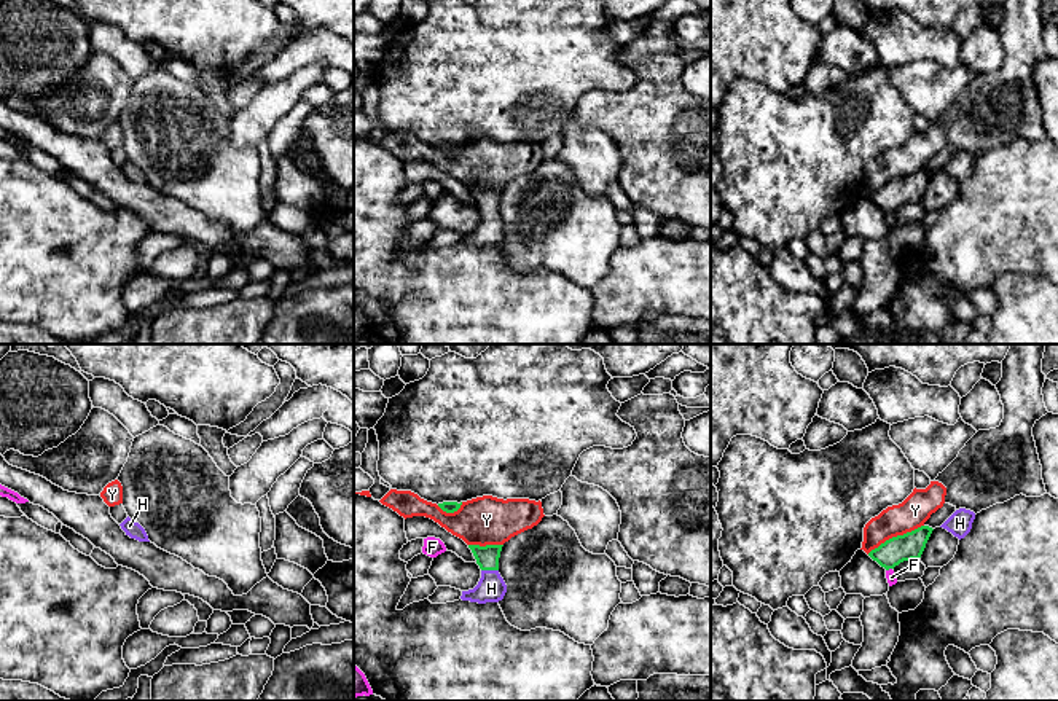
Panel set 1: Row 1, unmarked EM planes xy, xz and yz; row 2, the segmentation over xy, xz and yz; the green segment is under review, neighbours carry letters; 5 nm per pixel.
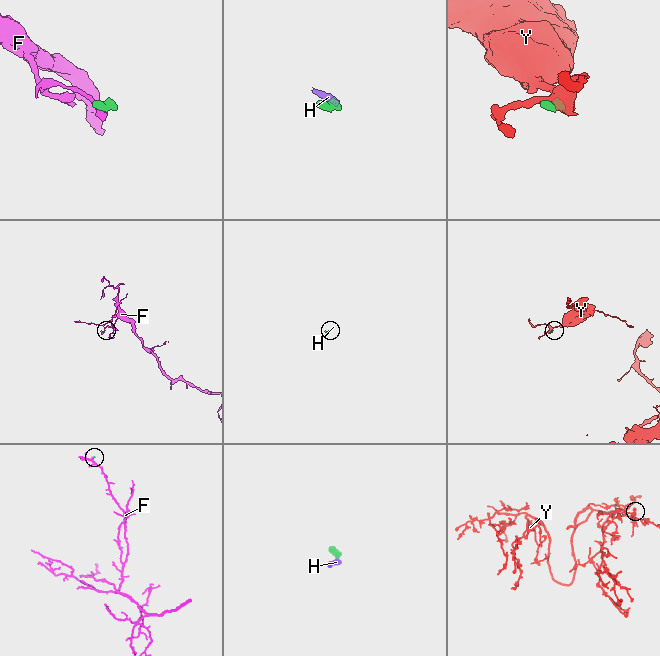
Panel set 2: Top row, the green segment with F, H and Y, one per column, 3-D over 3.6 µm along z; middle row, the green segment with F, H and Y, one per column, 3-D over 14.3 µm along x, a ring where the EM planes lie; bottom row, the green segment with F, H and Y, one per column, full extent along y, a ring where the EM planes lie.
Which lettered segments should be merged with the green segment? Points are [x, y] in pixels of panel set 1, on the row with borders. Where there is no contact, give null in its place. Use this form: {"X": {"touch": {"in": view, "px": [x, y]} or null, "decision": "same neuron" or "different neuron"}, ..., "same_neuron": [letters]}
{"F": {"touch": {"in": "yz", "px": [888, 569]}, "decision": "different neuron"}, "H": {"touch": {"in": "xz", "px": [489, 569]}, "decision": "same neuron"}, "Y": {"touch": {"in": "yz", "px": [894, 537]}, "decision": "different neuron"}, "same_neuron": ["H"]}

